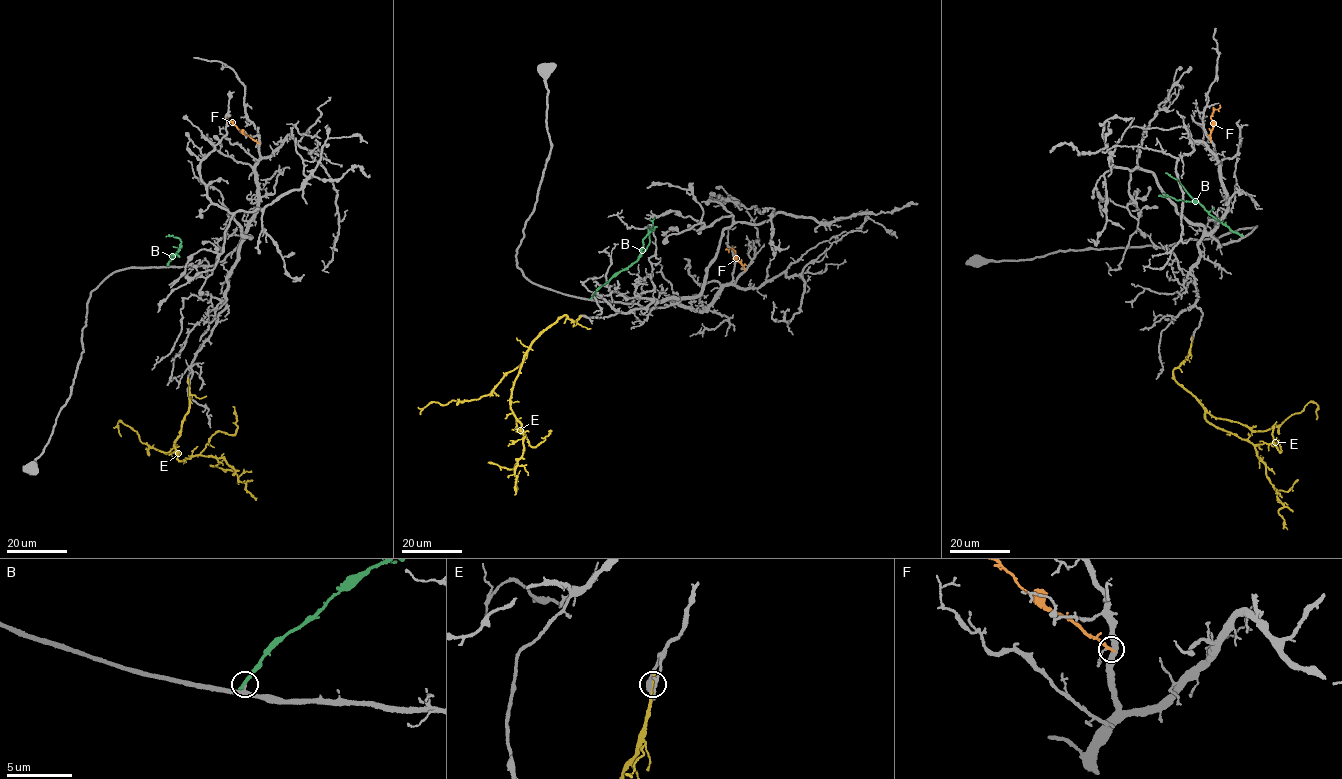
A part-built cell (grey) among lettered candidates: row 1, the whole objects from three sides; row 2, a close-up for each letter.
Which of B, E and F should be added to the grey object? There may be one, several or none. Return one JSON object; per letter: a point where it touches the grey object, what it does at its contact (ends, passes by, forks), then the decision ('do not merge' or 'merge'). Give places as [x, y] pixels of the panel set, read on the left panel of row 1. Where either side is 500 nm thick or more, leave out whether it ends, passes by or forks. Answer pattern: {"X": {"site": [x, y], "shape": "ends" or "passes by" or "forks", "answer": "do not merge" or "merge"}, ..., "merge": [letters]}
{"B": {"site": [167, 265], "shape": "ends", "answer": "do not merge"}, "E": {"site": [188, 381], "shape": "ends", "answer": "do not merge"}, "F": {"site": [259, 143], "shape": "ends", "answer": "do not merge"}, "merge": []}

